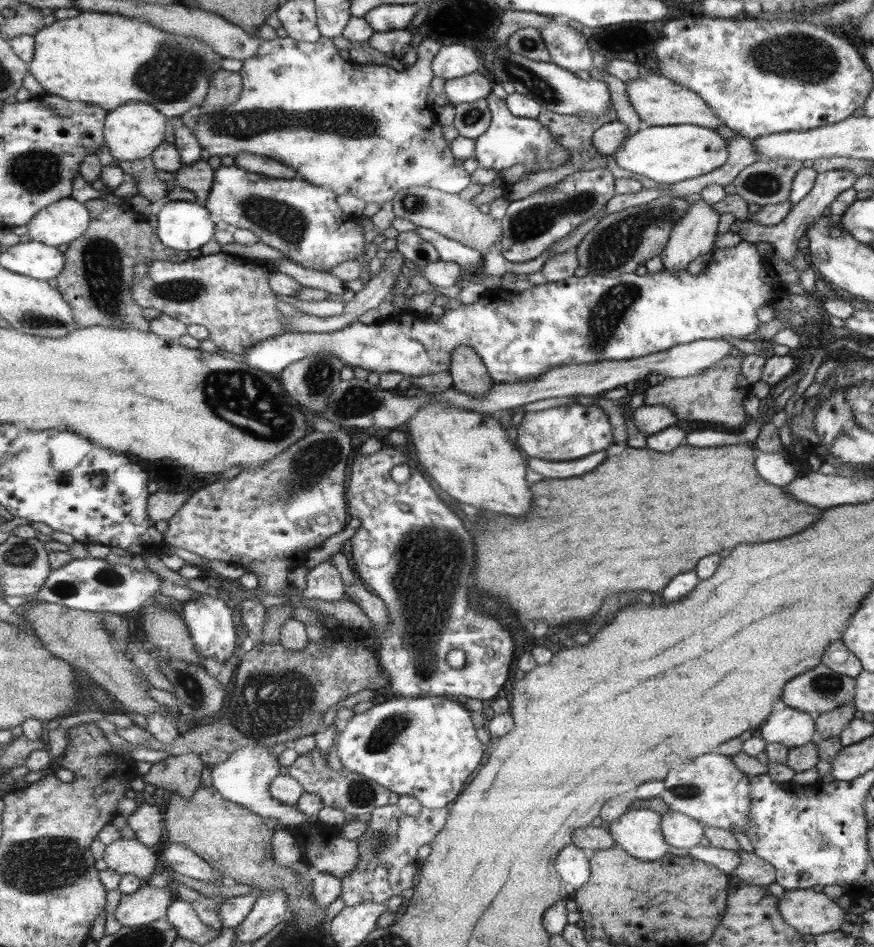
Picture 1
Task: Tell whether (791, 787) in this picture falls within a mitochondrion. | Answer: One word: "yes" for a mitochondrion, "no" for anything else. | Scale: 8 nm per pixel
no

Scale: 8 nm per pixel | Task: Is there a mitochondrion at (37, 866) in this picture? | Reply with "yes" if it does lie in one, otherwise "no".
yes

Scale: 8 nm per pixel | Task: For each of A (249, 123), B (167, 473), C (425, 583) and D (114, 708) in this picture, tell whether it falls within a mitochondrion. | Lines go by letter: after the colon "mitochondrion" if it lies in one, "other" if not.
A: mitochondrion
B: other
C: mitochondrion
D: other

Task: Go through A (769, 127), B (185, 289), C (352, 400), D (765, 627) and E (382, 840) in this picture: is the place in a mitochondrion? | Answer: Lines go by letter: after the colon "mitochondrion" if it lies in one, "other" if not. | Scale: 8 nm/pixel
A: other
B: mitochondrion
C: mitochondrion
D: other
E: mitochondrion

